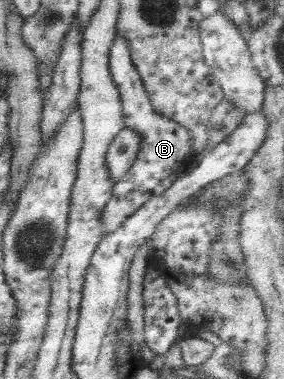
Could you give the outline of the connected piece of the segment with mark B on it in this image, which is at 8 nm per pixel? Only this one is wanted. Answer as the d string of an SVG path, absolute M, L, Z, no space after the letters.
M120 35L116 36L111 46L109 65L113 81L120 91L125 125L136 129L141 134L142 142L137 159L129 171L118 182L115 182L112 196L105 206L105 213L101 217L105 236L119 228L119 225L123 224L131 214L135 214L150 197L161 195L178 178L192 144L188 129L154 110L139 72L132 65L127 42Z

